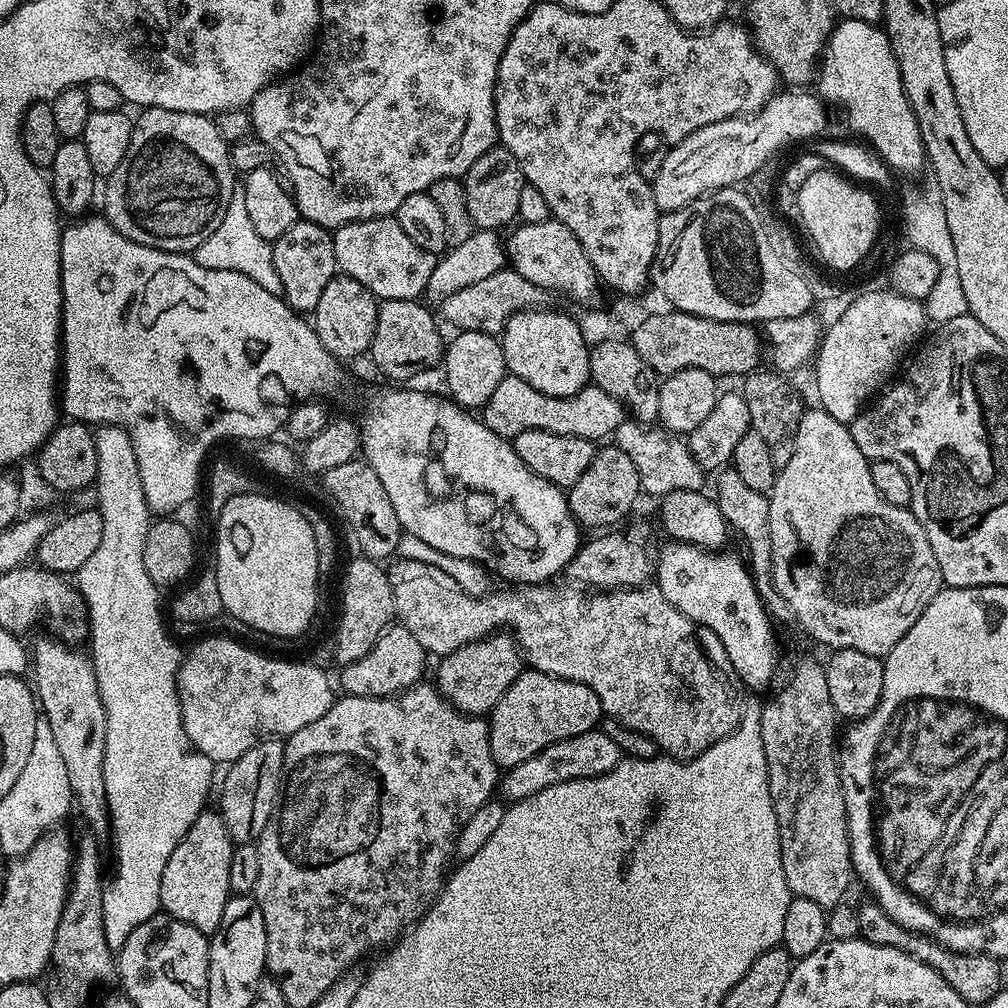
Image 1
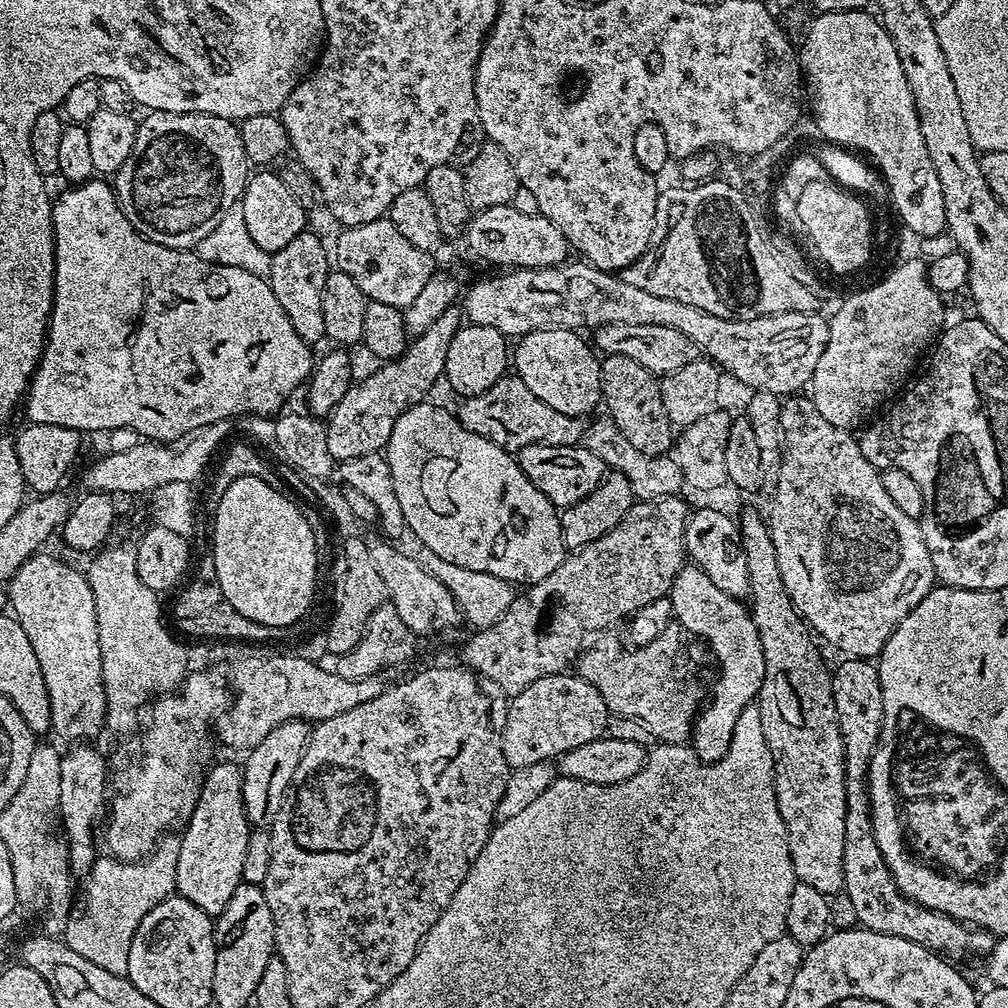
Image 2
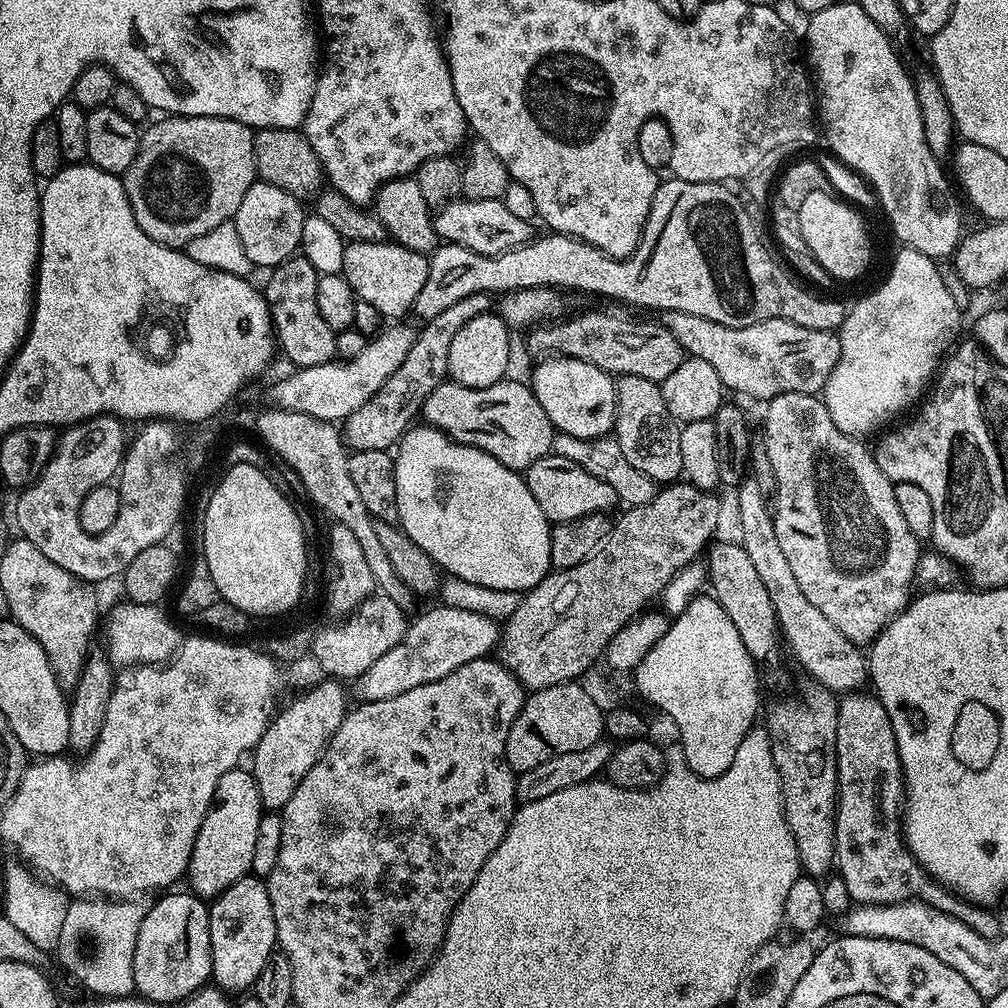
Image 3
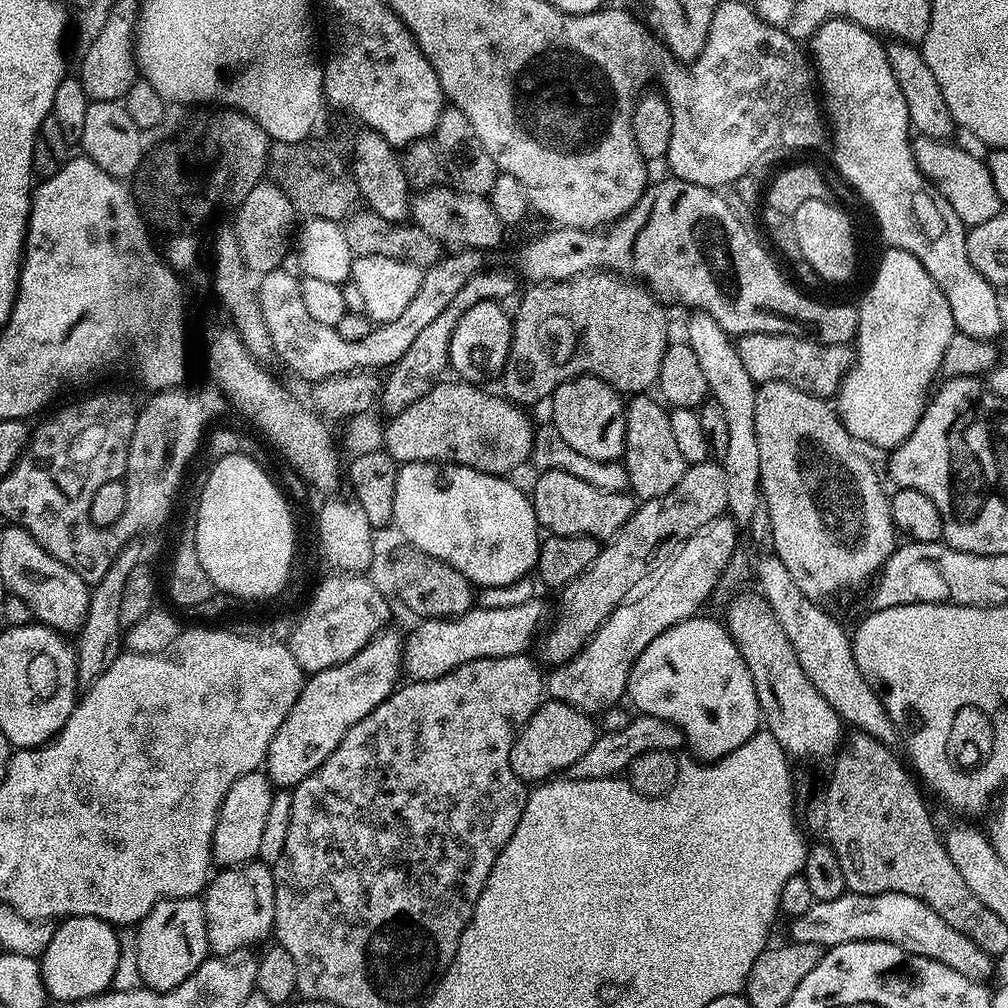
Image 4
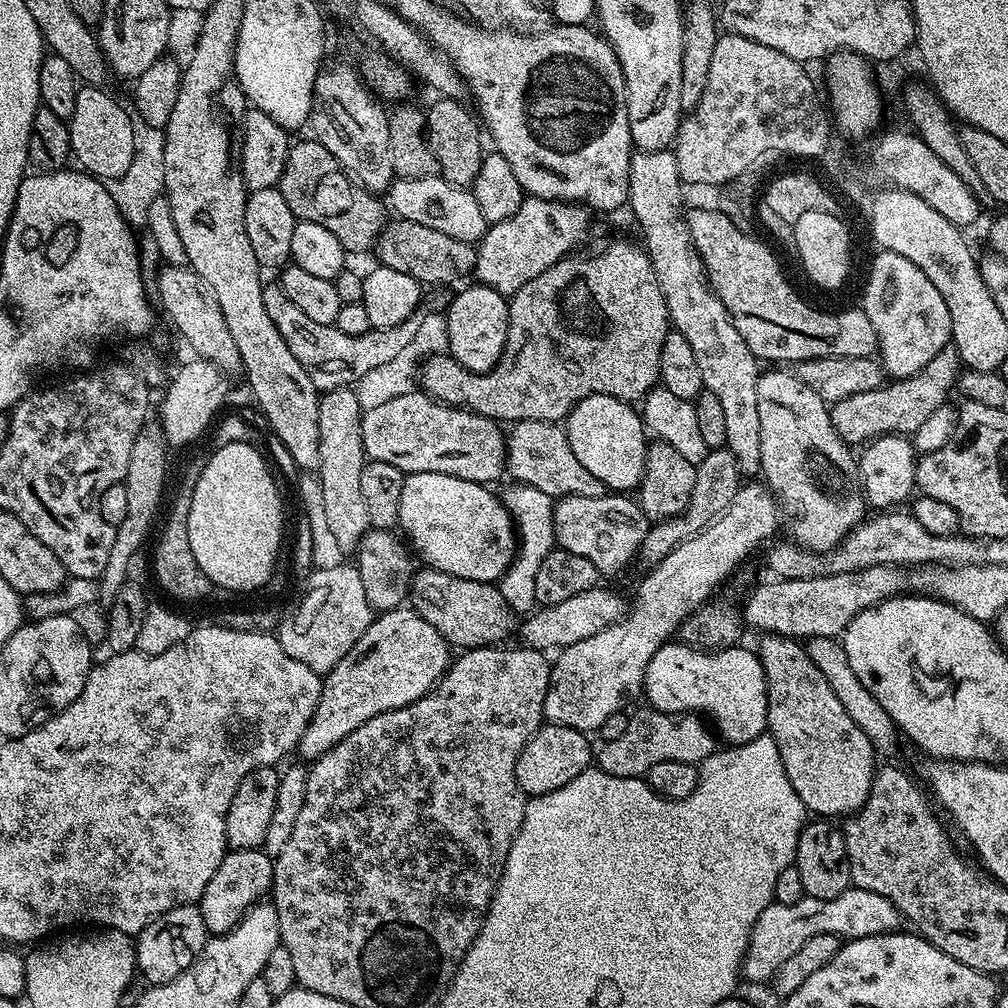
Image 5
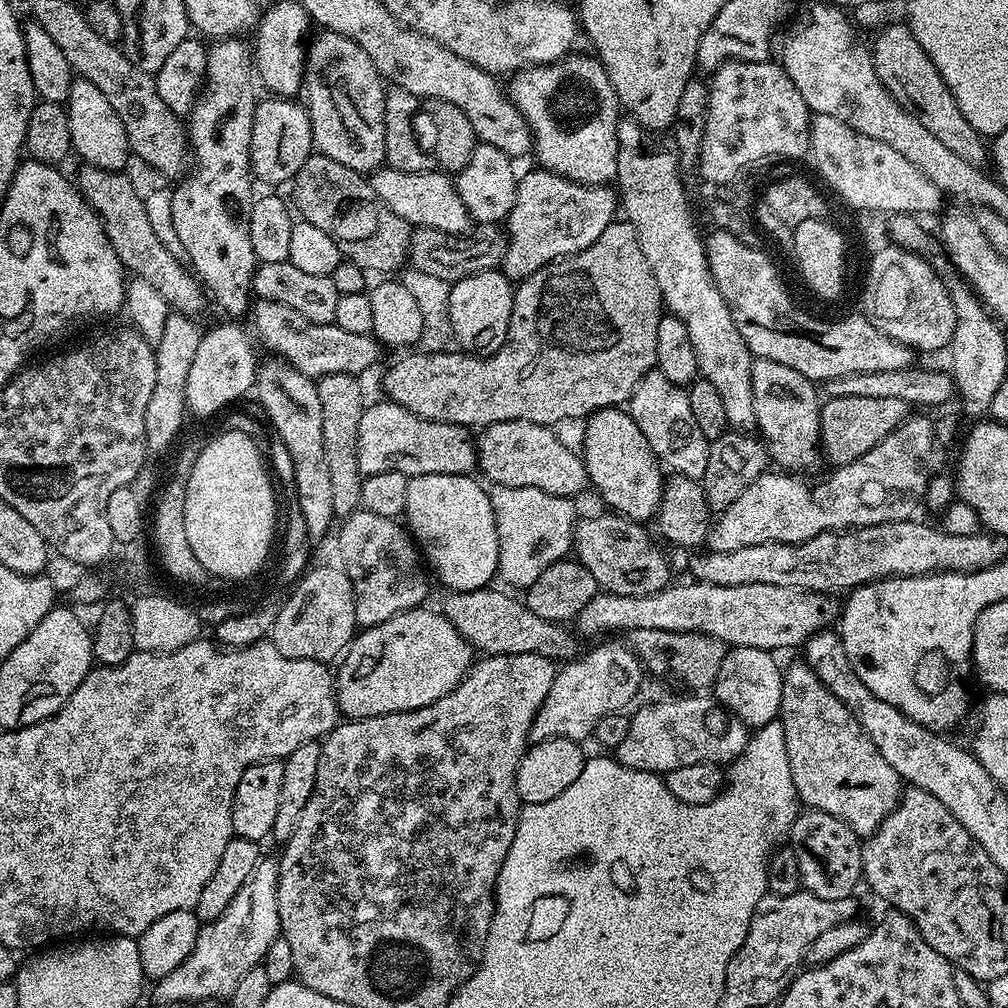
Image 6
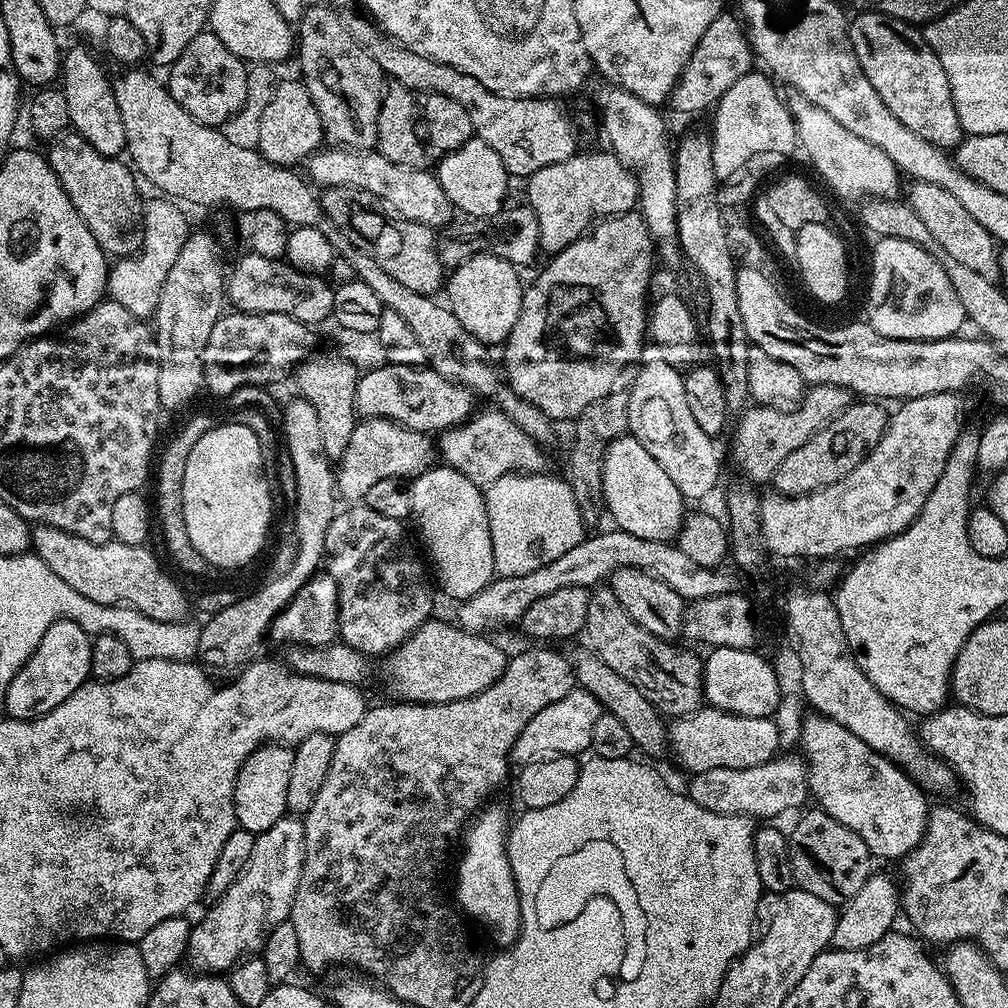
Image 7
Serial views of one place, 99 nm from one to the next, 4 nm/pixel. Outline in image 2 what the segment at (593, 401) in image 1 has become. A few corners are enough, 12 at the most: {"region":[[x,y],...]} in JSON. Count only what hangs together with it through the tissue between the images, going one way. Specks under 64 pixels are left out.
{"region":[[515,374],[459,401],[466,430],[515,454],[570,446],[586,424]]}

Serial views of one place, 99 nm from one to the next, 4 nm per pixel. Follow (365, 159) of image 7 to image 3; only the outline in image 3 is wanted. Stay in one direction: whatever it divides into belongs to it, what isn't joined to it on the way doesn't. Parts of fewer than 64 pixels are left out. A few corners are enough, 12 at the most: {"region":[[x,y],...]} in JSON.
{"region":[[457,198],[435,213],[441,241],[497,256],[533,239],[503,199]]}

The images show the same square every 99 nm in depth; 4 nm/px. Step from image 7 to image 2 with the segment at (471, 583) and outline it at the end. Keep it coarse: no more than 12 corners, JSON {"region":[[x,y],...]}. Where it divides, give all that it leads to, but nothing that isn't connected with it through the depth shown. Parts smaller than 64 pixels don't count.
{"region":[[432,403],[386,449],[407,531],[512,586],[564,561],[513,453]]}

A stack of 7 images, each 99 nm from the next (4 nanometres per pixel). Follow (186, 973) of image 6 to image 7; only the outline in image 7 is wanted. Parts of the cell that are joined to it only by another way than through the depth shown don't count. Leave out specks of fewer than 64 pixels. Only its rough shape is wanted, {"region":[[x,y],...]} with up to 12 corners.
{"region":[[304,821],[259,833],[192,924],[186,960],[224,974],[292,915]]}

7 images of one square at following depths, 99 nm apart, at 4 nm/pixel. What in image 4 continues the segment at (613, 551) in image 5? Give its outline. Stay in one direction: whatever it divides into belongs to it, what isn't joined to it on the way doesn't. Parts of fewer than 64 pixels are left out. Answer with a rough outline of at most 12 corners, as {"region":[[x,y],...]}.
{"region":[[557,468],[530,499],[554,536],[615,536],[631,495],[598,490]]}

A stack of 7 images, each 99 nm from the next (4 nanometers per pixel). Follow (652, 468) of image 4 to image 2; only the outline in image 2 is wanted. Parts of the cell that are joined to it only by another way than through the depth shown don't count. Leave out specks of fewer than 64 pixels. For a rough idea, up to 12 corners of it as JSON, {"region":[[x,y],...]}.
{"region":[[622,354],[600,360],[612,423],[642,454],[674,448],[660,380]]}

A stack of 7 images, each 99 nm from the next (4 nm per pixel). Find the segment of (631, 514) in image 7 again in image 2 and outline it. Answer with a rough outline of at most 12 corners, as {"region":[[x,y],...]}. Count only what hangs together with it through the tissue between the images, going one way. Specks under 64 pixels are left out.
{"region":[[570,328],[526,333],[514,372],[530,394],[584,418],[600,360]]}

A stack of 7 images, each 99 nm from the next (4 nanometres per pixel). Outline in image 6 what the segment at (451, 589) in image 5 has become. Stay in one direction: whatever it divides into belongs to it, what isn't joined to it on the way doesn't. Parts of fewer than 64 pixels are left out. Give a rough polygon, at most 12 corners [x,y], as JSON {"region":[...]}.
{"region":[[496,586],[447,593],[444,617],[477,653],[575,660],[563,623]]}

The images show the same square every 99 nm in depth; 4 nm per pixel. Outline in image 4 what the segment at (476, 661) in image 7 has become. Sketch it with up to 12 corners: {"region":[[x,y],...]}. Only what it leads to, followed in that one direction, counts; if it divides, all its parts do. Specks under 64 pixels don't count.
{"region":[[381,632],[311,673],[270,742],[291,790],[396,691],[404,640]]}

